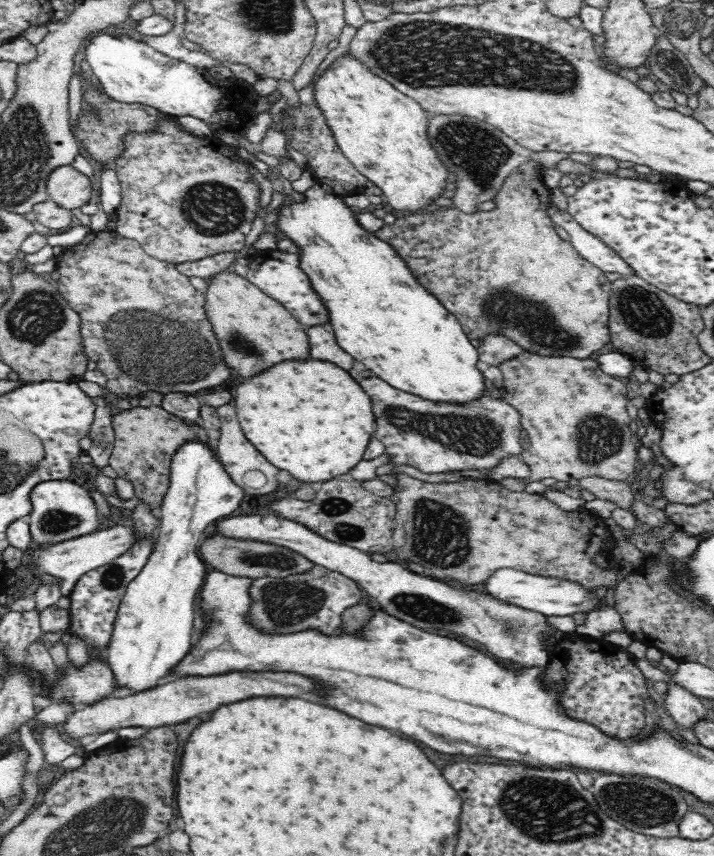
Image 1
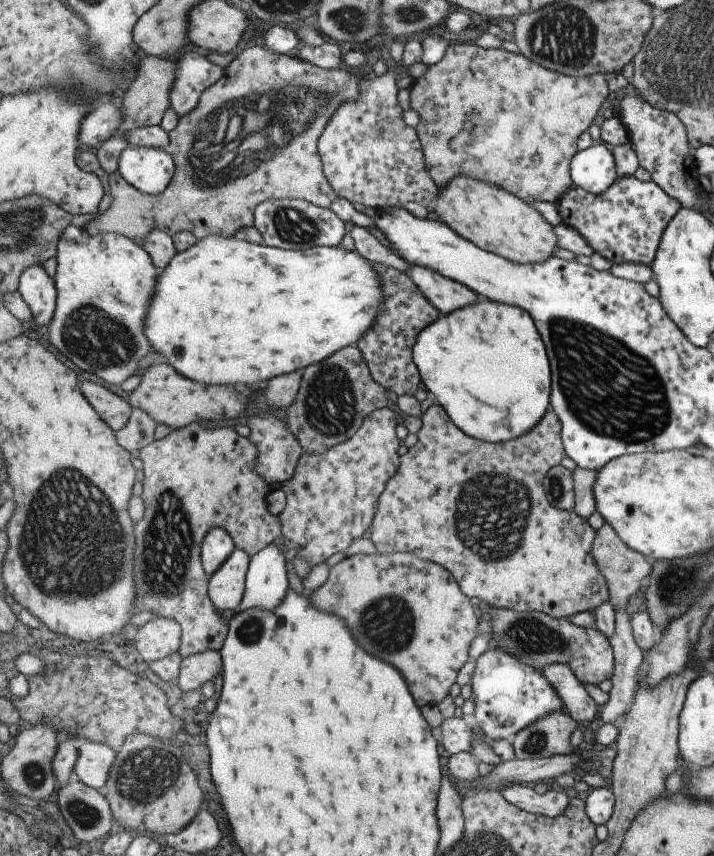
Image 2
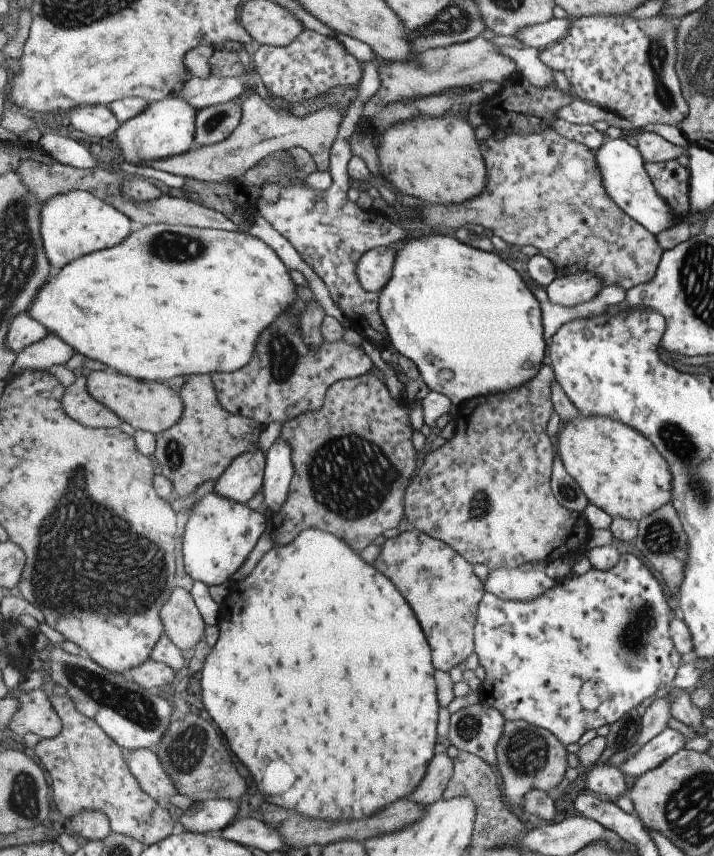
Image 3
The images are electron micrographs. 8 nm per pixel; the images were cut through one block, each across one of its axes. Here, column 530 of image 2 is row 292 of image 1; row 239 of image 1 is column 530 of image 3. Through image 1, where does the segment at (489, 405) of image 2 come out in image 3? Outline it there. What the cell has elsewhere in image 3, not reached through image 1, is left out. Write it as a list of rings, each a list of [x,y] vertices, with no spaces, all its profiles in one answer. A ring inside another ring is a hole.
[[[429,232],[427,236],[419,234],[413,236],[409,240],[401,242],[403,248],[397,252],[397,260],[395,260],[395,268],[393,268],[393,276],[389,280],[389,284],[383,288],[381,294],[381,316],[385,320],[385,326],[389,330],[389,338],[387,344],[397,350],[401,356],[411,358],[415,364],[419,364],[419,370],[423,374],[423,382],[427,384],[427,388],[431,392],[439,392],[439,394],[447,394],[453,400],[453,410],[459,410],[459,400],[471,400],[471,398],[481,398],[481,396],[495,396],[495,394],[505,394],[505,392],[513,392],[521,386],[525,386],[527,382],[531,382],[543,366],[543,358],[545,358],[545,338],[543,338],[543,306],[539,302],[539,298],[533,294],[533,290],[529,288],[529,284],[523,280],[523,276],[511,268],[501,256],[493,254],[493,252],[485,252],[485,250],[477,250],[471,248],[463,242],[459,242],[453,234],[447,232]]]

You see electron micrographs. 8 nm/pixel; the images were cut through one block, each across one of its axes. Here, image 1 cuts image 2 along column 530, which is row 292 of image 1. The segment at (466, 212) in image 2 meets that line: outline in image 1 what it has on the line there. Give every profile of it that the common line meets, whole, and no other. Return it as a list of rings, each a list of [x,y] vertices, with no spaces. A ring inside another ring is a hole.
[[[234,268],[222,270],[206,280],[206,314],[214,326],[214,334],[222,344],[226,362],[238,368],[242,376],[252,376],[270,368],[278,360],[308,358],[308,336],[300,324],[286,312],[286,308],[272,300],[262,288],[252,284],[248,278],[238,276]]]

